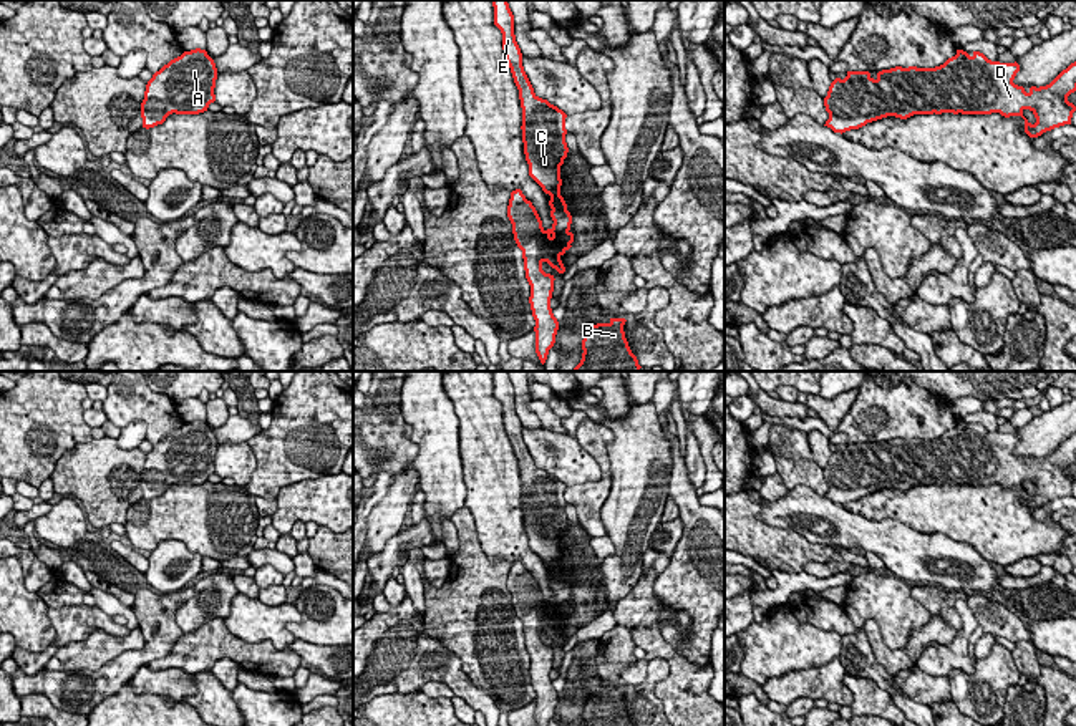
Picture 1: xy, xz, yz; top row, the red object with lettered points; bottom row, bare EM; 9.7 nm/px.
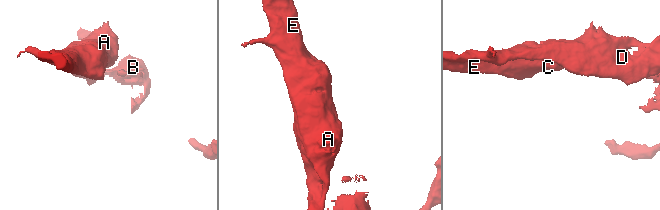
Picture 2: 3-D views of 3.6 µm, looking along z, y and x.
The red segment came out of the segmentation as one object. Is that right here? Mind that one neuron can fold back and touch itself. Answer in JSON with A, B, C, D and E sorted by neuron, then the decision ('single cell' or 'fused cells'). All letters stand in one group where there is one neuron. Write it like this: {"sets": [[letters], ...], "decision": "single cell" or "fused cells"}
{"sets": [["A", "C", "D", "E"], ["B"]], "decision": "fused cells"}

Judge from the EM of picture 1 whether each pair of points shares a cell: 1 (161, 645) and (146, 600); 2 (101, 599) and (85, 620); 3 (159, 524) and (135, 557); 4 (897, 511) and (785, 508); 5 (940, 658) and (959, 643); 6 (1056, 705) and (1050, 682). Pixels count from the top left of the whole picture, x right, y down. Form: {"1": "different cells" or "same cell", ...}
{"1": "same cell", "2": "different cells", "3": "different cells", "4": "different cells", "5": "same cell", "6": "same cell"}

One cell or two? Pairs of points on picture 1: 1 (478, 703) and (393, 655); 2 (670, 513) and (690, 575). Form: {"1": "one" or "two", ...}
{"1": "one", "2": "two"}

